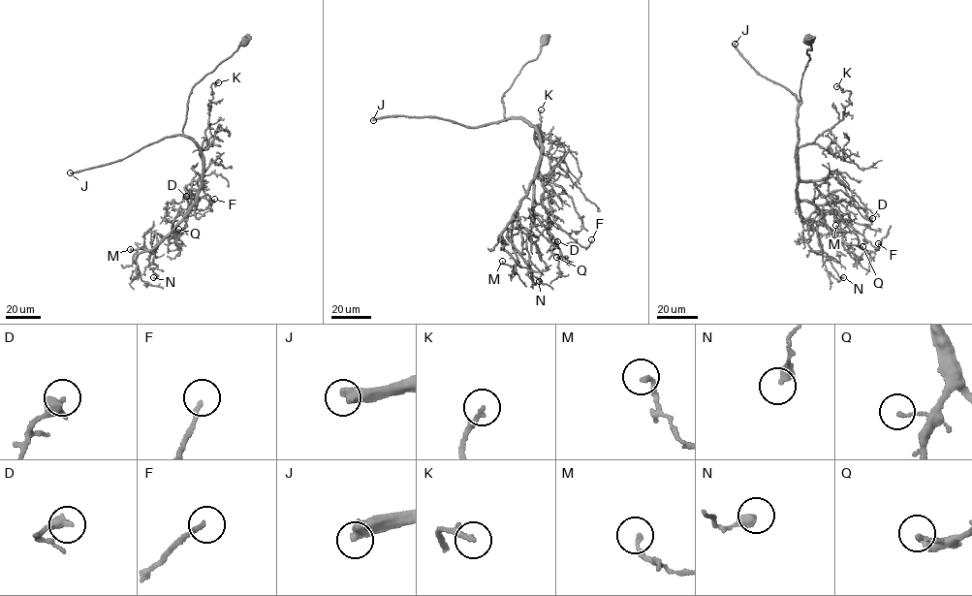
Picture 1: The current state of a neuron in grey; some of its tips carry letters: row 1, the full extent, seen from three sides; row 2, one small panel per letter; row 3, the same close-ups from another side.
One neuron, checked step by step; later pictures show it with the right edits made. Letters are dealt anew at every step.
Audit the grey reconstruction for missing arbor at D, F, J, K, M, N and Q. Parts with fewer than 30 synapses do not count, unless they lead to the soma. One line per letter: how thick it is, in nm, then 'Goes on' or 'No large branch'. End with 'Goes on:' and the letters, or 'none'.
D: Thickness 440 nm. No large branch
F: Thickness 160 nm. No large branch
J: Thickness 440 nm. Goes on
K: Thickness 180 nm. No large branch
M: Thickness 180 nm. No large branch
N: Thickness 400 nm. No large branch
Q: Thickness 130 nm. No large branch
Goes on: J

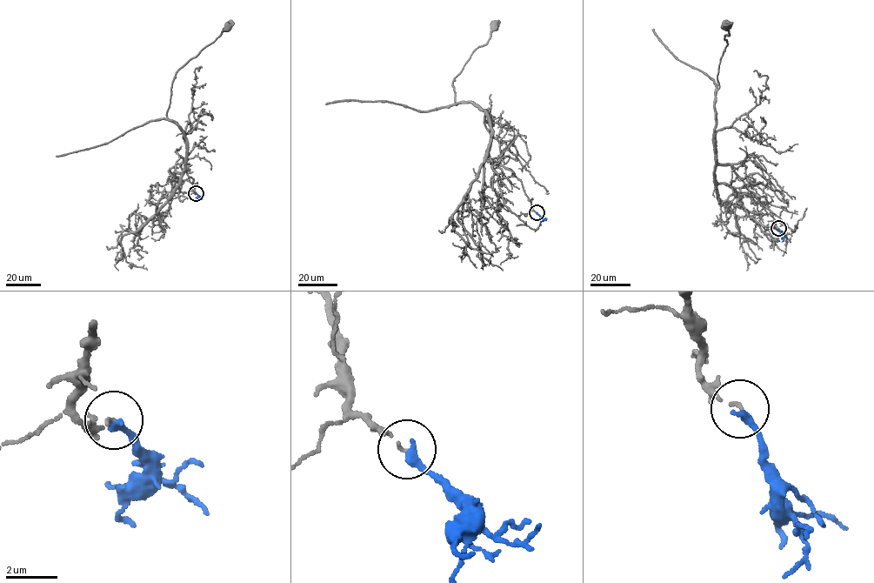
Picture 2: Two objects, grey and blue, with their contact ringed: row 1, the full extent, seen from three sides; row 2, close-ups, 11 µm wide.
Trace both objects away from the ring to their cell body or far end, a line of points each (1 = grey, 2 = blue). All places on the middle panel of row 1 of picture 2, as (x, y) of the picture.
1: (537, 212), (511, 170), (489, 156), (491, 131), (483, 110), (455, 101), (454, 78), (486, 43), (494, 25)
2: (537, 212), (541, 217), (541, 225)

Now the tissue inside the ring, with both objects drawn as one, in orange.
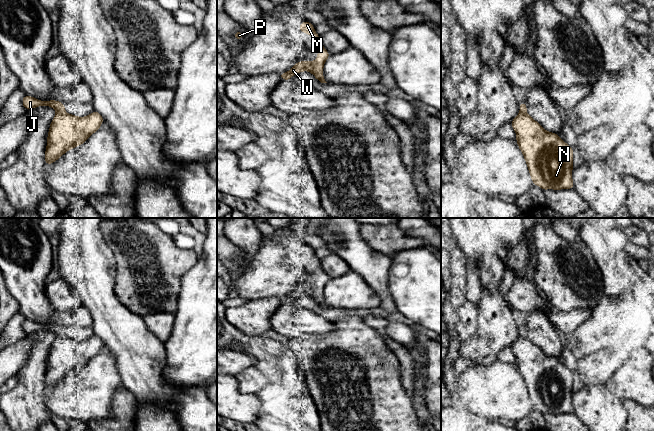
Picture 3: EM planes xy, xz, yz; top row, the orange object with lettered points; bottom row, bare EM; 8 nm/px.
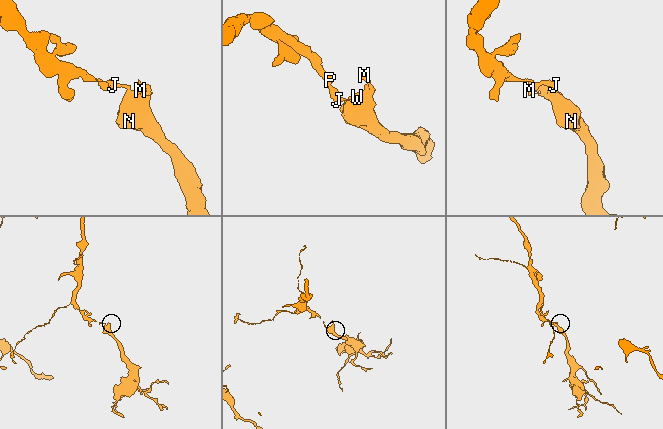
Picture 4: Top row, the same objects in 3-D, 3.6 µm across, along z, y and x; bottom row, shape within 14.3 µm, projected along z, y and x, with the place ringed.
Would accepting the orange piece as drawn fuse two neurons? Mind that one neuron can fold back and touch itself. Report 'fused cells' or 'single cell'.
fused cells

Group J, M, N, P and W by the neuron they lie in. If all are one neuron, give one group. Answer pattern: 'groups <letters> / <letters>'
groups J P / M N W

